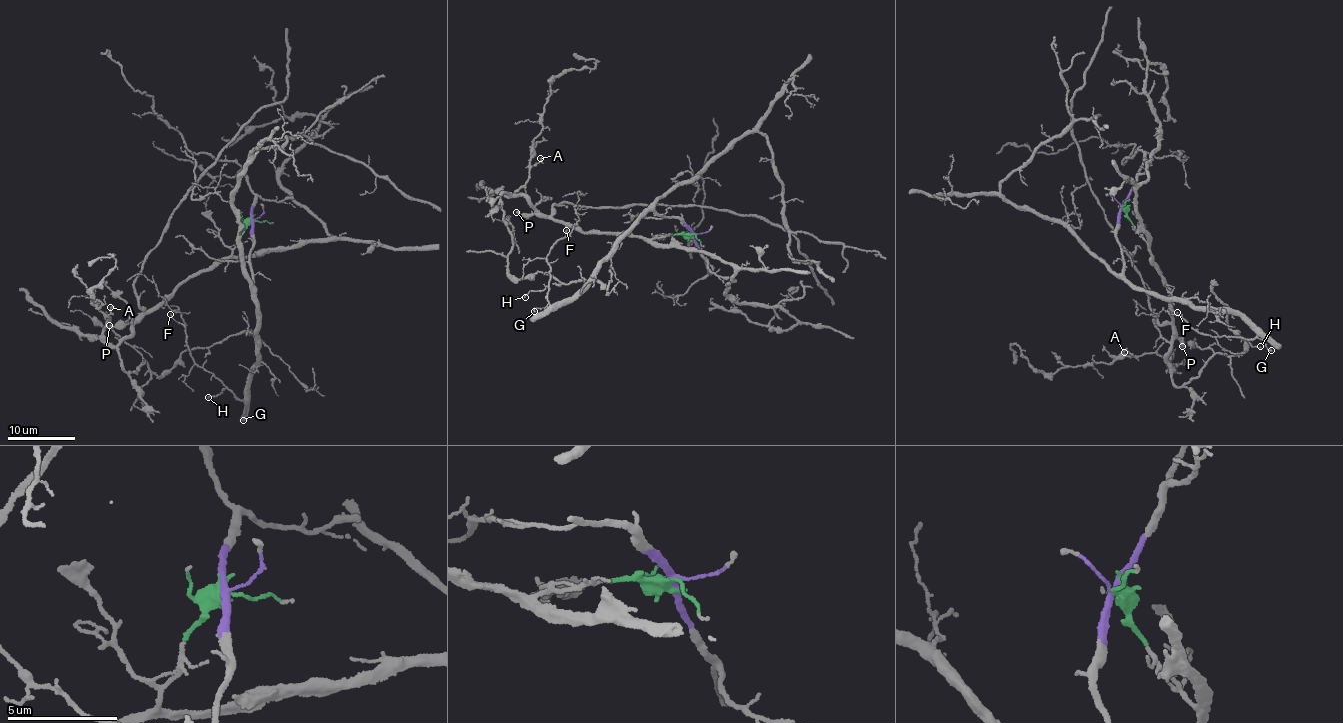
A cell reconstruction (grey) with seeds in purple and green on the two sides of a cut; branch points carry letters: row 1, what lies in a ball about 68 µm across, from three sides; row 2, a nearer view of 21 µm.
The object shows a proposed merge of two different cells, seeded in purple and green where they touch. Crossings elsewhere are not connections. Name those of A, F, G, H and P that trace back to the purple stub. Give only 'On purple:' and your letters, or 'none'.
On purple: F, G, H

